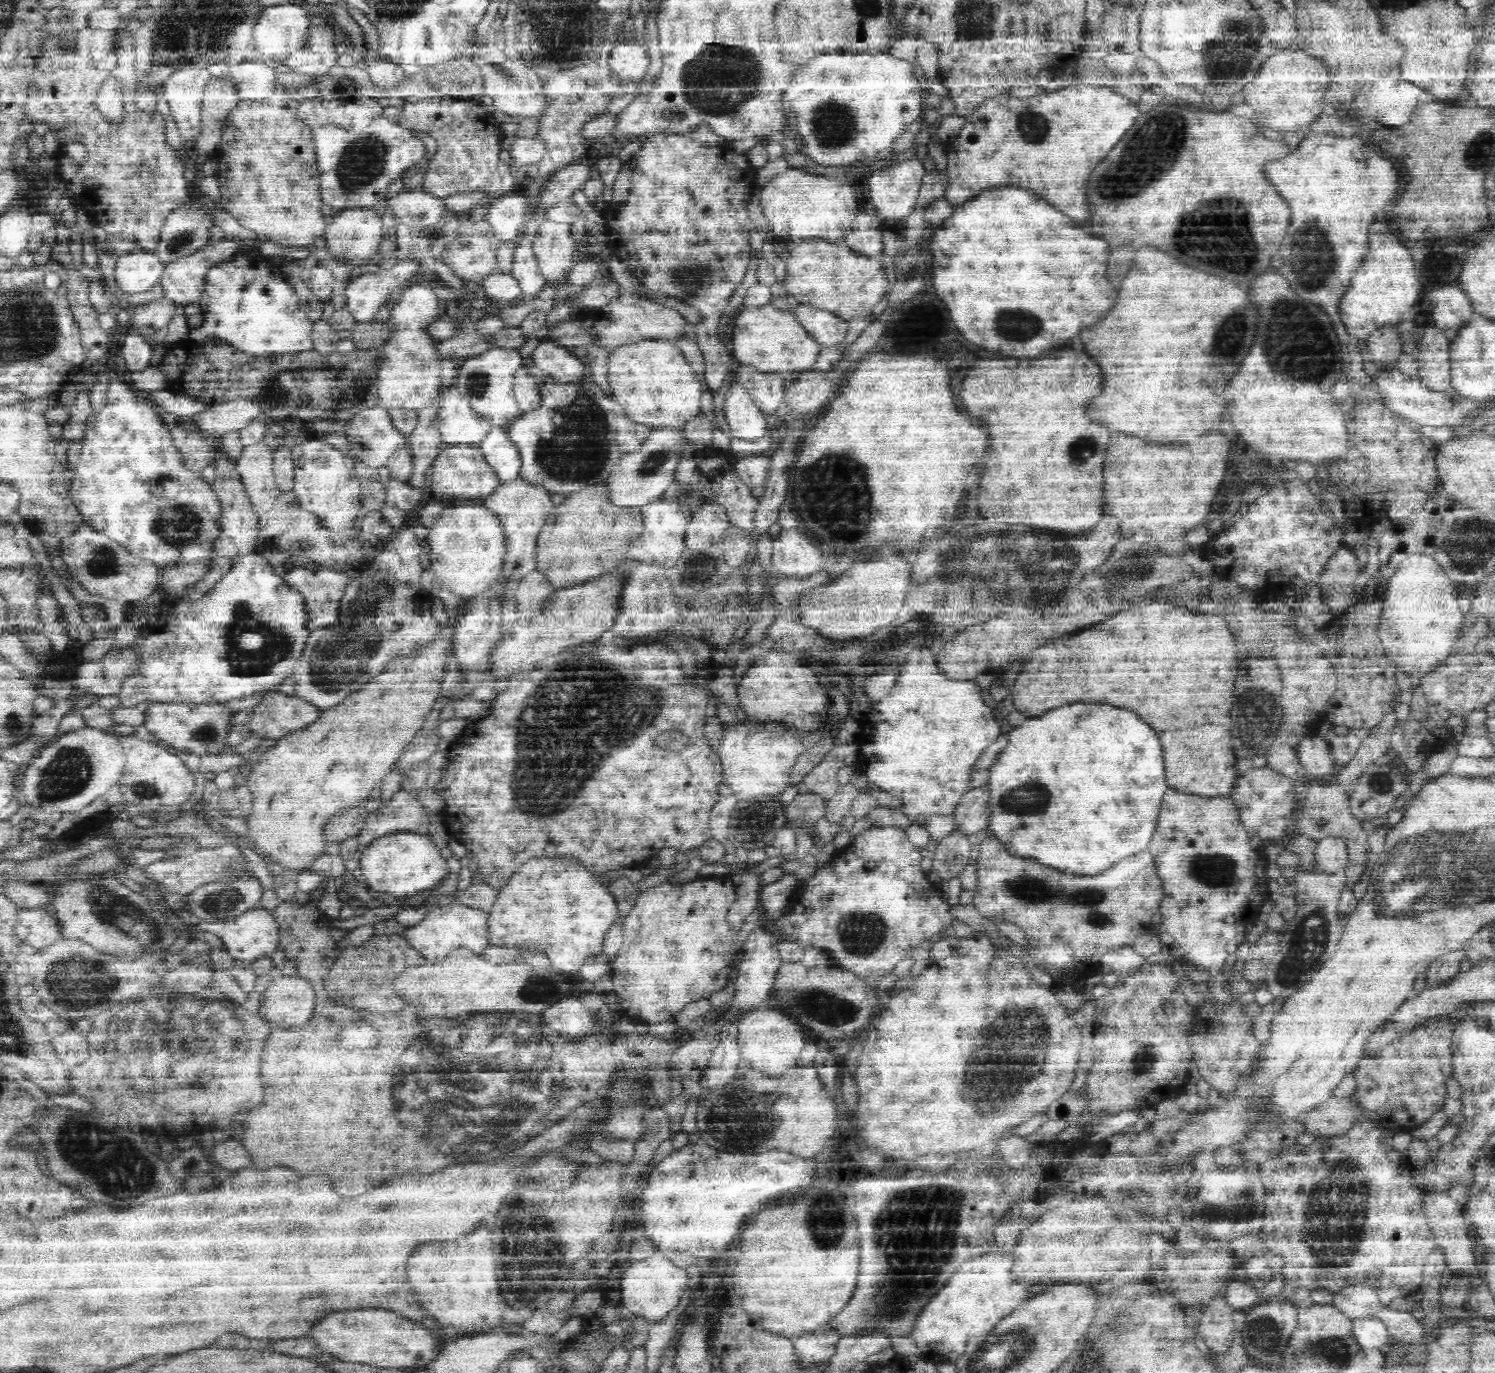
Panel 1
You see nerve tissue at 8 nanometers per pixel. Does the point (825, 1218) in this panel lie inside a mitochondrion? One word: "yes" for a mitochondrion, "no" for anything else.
yes

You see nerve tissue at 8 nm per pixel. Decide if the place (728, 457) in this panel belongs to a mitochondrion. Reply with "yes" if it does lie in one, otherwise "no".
no

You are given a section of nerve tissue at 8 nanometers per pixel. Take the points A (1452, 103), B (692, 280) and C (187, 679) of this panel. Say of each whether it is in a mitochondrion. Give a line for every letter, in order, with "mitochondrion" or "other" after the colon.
A: other
B: mitochondrion
C: other

